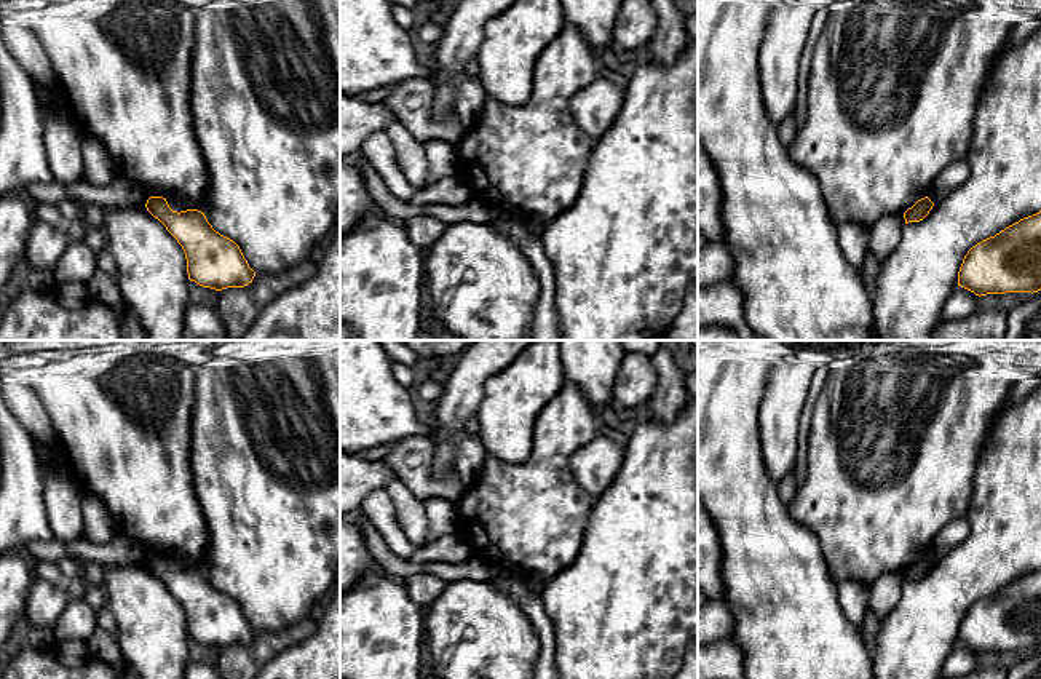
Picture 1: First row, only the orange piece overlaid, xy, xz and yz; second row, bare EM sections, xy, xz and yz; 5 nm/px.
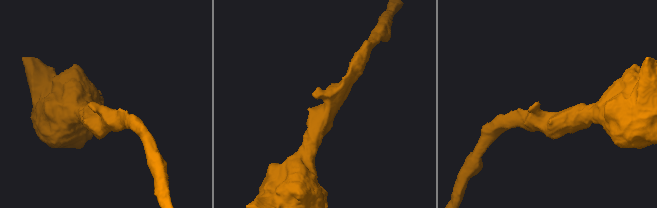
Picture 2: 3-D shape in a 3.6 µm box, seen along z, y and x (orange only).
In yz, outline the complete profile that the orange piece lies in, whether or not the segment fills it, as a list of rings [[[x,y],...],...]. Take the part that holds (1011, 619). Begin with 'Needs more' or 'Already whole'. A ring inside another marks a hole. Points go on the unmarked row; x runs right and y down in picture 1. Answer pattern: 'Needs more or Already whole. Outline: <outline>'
Already whole. Outline: [[[1041,569],[972,604],[958,644],[979,655],[1041,649]]]

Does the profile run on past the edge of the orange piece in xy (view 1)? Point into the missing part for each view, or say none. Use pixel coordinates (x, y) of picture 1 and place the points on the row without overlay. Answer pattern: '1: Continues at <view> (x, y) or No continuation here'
1: No continuation here

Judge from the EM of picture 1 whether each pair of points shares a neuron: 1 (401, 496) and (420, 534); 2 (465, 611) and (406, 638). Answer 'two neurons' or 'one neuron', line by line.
1: one neuron
2: two neurons

